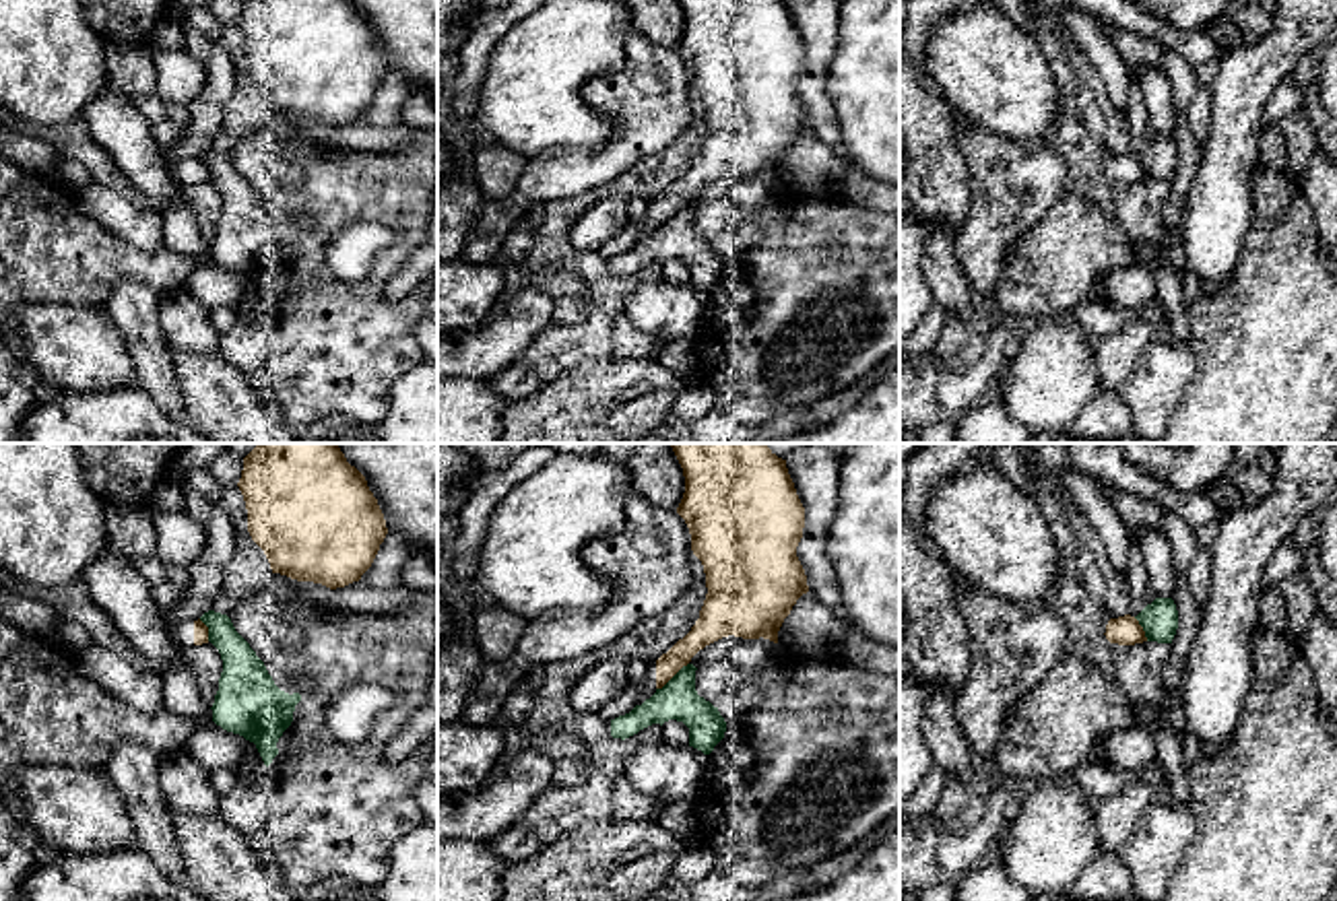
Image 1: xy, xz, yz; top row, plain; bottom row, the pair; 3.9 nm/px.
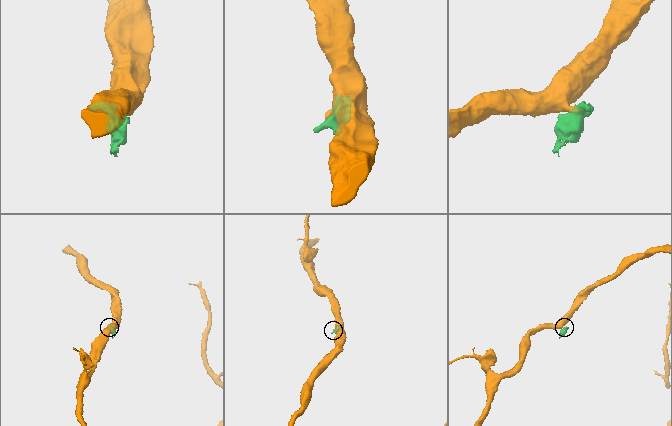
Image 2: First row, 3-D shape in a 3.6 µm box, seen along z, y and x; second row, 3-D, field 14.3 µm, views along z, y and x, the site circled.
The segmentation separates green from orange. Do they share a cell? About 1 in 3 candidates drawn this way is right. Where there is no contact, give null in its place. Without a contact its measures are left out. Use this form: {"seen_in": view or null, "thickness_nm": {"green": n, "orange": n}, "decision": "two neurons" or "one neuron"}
{"seen_in": "xz", "thickness_nm": {"green": 160, "orange": 120}, "decision": "two neurons"}

